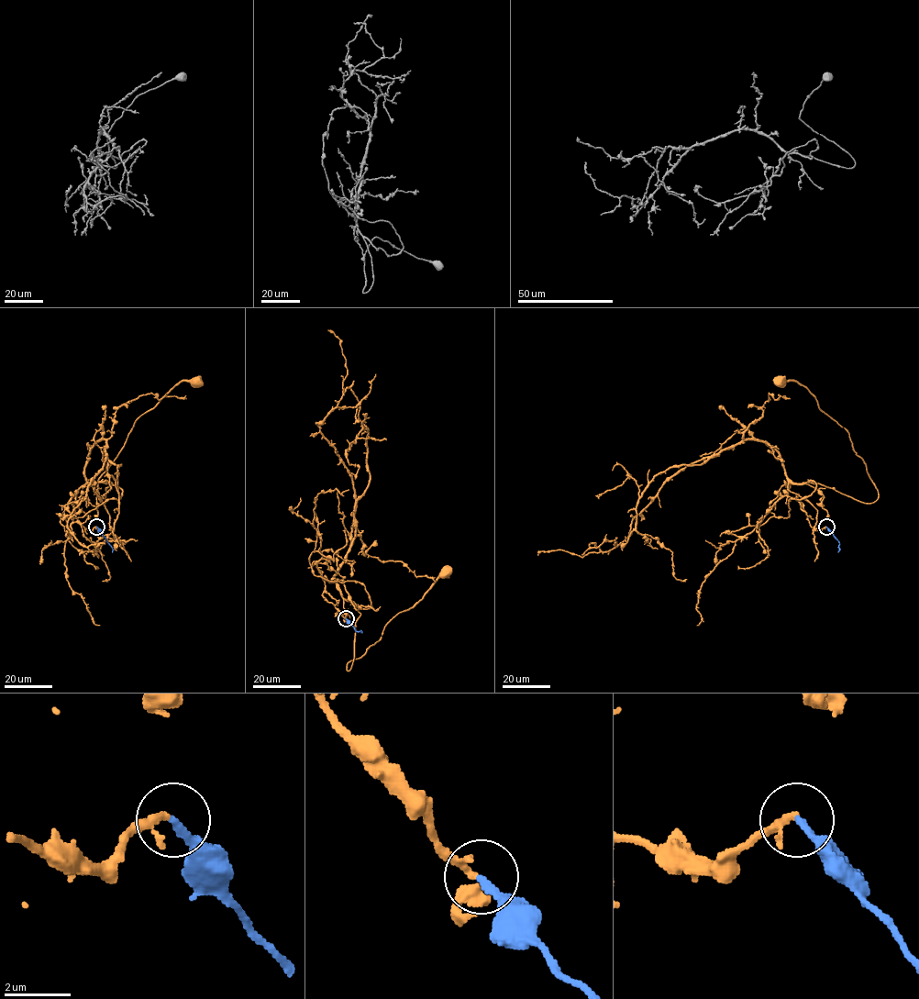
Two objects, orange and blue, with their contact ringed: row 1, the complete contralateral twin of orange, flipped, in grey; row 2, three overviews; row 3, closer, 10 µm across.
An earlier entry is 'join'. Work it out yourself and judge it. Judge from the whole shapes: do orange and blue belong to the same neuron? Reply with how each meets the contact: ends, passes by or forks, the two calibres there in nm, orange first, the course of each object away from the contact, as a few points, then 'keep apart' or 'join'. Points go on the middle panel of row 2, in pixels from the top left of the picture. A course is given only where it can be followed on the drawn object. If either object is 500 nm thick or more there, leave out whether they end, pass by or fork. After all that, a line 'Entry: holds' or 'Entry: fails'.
orange passes by; blue ends; calibres 160 and 220 nm; course orange (346, 618), (323, 597), (324, 581), (335, 582), (360, 614), (348, 671), (347, 664), (445, 572); course blue (346, 618), (357, 632), (361, 630); join
Entry: holds

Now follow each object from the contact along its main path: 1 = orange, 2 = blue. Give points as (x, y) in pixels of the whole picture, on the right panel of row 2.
1: (826, 527), (813, 528), (790, 484), (824, 484), (869, 504), (878, 489), (844, 427), (805, 387), (780, 382)
2: (826, 527), (839, 543), (838, 552)

